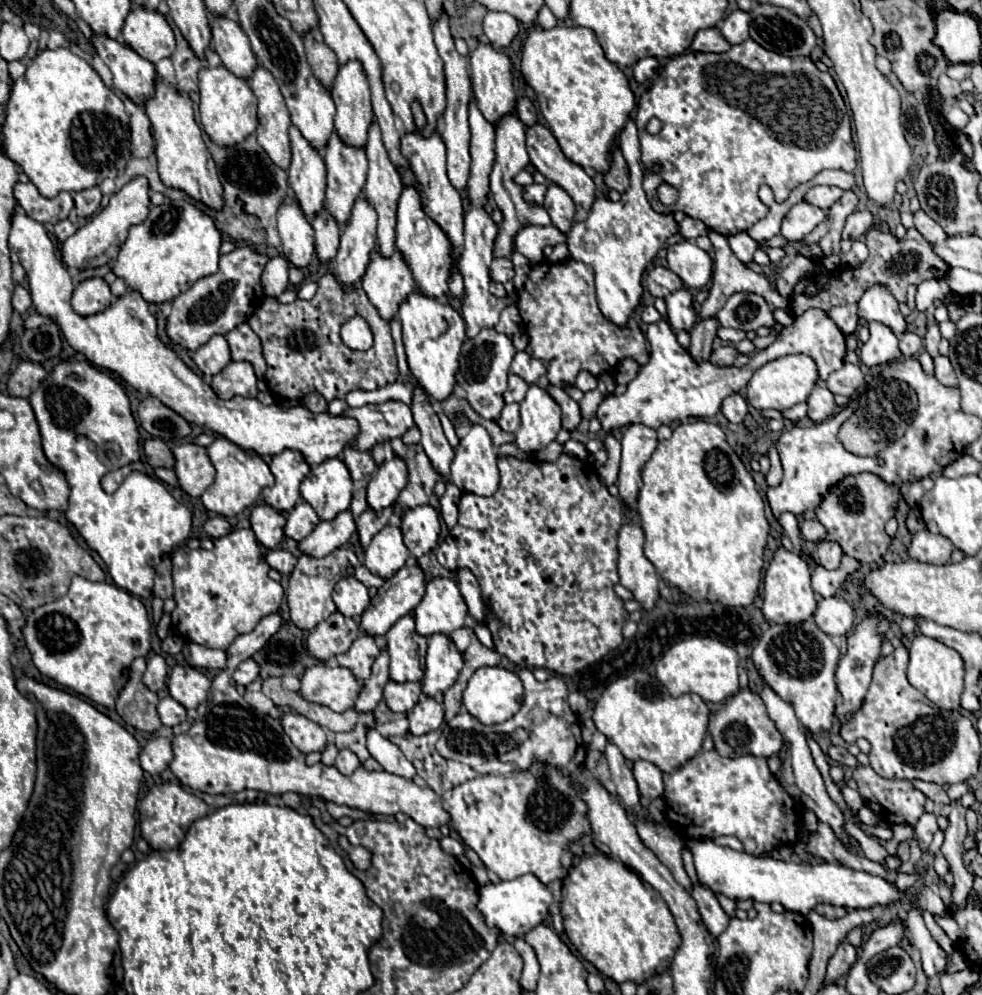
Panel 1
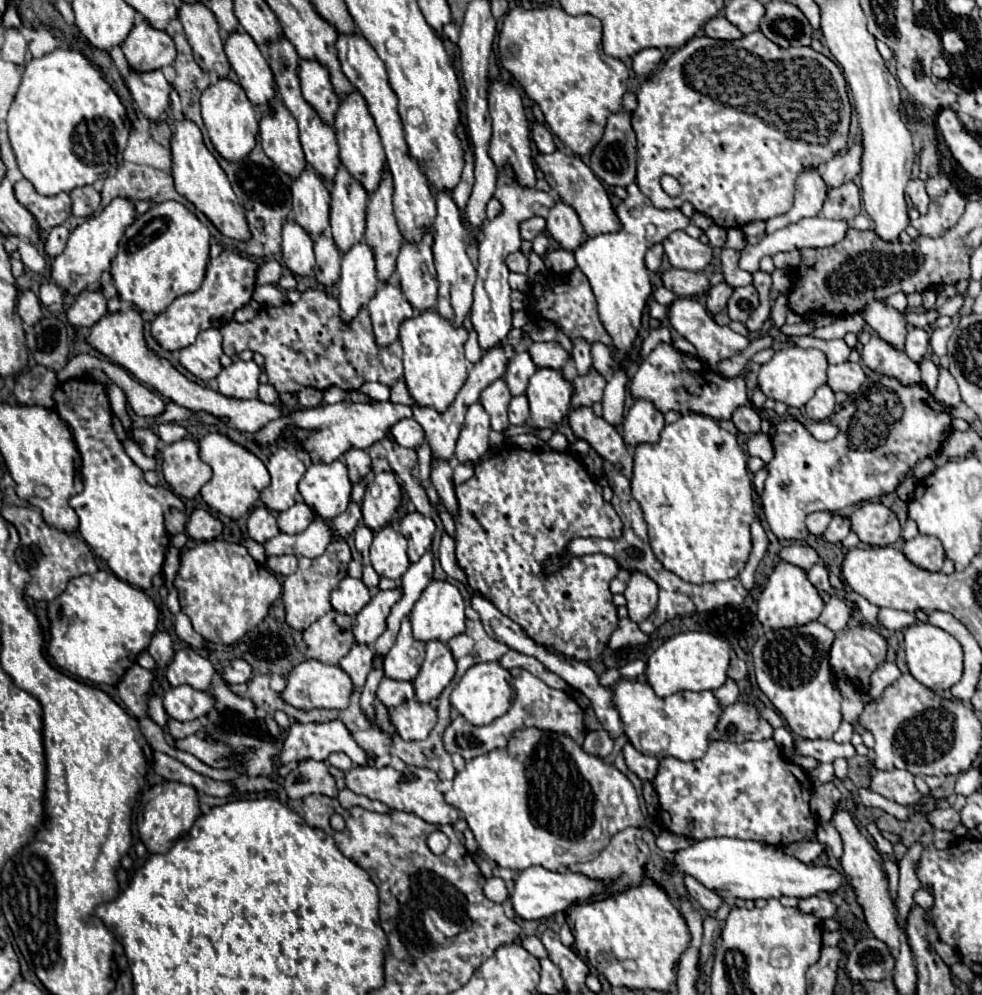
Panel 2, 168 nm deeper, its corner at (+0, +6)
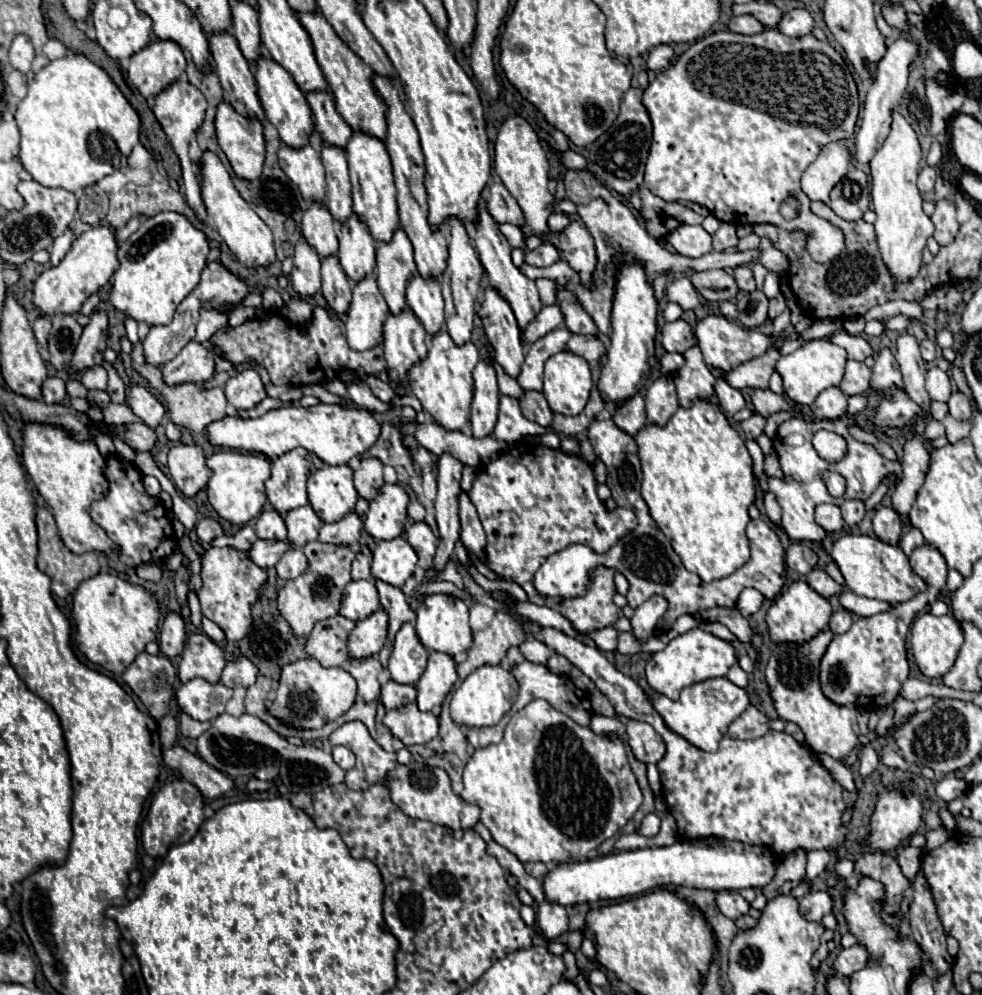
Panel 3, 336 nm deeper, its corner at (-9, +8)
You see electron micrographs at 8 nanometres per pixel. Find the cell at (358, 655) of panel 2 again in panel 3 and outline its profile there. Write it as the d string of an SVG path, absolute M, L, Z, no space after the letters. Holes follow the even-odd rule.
M376 656L350 660L348 672L350 672L350 674L354 676L354 680L358 682L358 694L360 694L366 702L372 702L372 700L378 698L378 694L380 694L378 676L380 676L380 672L382 672L382 666L380 666L380 662L378 662Z

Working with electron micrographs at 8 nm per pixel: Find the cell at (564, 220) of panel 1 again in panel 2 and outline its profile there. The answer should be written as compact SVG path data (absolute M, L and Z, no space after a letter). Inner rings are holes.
M561 200L547 216L547 232L559 244L559 248L567 252L575 252L585 242L585 230L579 222L579 216Z

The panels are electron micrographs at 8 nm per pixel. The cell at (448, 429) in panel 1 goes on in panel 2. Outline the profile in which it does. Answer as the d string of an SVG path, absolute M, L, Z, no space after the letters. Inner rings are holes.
M367 382L363 386L363 392L369 394L373 400L379 400L379 402L387 402L389 400L389 388L379 384L379 382Z

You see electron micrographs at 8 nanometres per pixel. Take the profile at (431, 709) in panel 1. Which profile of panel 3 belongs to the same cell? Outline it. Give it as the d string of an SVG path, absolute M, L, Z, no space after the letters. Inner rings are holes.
M414 702L396 710L388 710L384 724L406 746L426 744L438 734L438 718L432 712L420 712Z

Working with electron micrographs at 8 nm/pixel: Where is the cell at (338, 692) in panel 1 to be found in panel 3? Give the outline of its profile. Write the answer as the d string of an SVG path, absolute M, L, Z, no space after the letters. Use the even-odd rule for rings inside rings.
M306 658L296 660L292 664L286 664L282 668L280 686L276 690L276 698L270 704L270 714L280 718L282 722L294 726L294 728L318 728L318 720L336 720L344 712L350 710L350 706L356 700L356 684L354 678L342 670L342 668L324 668L318 660Z

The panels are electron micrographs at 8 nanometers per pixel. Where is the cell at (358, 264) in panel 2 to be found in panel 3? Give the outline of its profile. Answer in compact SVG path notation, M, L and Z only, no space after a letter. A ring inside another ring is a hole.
M368 274L362 280L358 280L352 288L352 302L346 314L346 338L348 338L350 348L368 350L368 348L374 348L374 344L380 344L382 342L382 322L386 320L388 314L390 310L386 306L382 292L378 290L376 276Z

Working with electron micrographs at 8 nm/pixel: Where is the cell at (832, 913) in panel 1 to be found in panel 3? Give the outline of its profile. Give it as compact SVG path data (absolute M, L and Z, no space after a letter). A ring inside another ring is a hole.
M810 892L800 900L800 912L806 920L820 922L822 916L832 912L832 898L828 892Z

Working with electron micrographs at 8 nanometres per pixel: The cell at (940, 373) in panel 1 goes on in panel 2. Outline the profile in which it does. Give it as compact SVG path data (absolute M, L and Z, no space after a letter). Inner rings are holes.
M941 370L941 372L939 372L939 384L937 384L937 390L935 390L933 396L935 396L935 400L941 402L945 408L955 408L955 406L959 406L959 402L961 402L959 388L957 388L955 378L949 374L949 370Z

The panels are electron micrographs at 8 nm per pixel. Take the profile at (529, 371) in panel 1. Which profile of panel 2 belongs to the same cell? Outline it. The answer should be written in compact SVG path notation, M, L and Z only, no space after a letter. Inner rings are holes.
M533 342L527 346L527 352L531 354L533 362L541 368L557 368L562 370L565 377L573 380L577 376L574 361L569 357L569 352L559 342Z

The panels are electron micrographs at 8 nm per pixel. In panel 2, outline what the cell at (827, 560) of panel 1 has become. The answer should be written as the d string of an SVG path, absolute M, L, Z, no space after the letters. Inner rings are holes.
M835 514L833 520L831 520L831 524L829 524L829 528L827 528L827 532L823 534L823 538L829 540L829 542L841 542L849 534L849 530L851 530L849 518Z

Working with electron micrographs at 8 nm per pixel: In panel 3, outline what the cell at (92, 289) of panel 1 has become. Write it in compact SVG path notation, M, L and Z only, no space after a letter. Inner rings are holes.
M94 310L74 350L70 370L84 370L94 364L102 364L102 356L106 350L106 336L108 336L108 314L106 310Z

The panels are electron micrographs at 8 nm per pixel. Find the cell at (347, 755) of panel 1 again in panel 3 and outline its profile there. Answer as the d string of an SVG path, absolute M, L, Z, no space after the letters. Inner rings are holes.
M344 746L334 748L334 750L332 750L332 756L334 756L334 762L336 762L340 768L344 768L344 770L350 770L350 768L354 766L354 762L356 762L354 754L352 754L348 748L344 748Z

